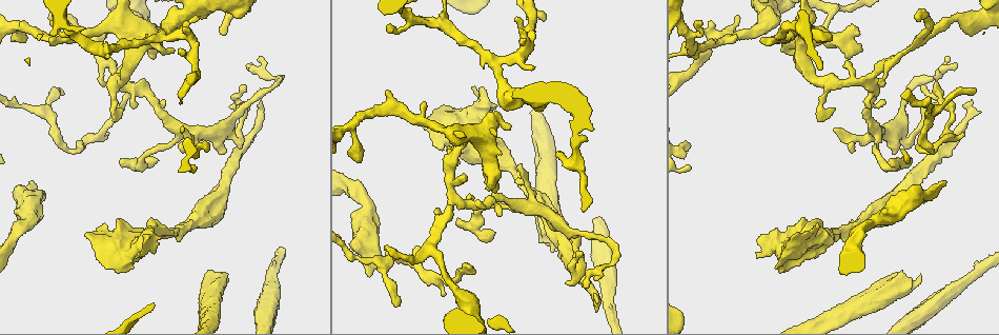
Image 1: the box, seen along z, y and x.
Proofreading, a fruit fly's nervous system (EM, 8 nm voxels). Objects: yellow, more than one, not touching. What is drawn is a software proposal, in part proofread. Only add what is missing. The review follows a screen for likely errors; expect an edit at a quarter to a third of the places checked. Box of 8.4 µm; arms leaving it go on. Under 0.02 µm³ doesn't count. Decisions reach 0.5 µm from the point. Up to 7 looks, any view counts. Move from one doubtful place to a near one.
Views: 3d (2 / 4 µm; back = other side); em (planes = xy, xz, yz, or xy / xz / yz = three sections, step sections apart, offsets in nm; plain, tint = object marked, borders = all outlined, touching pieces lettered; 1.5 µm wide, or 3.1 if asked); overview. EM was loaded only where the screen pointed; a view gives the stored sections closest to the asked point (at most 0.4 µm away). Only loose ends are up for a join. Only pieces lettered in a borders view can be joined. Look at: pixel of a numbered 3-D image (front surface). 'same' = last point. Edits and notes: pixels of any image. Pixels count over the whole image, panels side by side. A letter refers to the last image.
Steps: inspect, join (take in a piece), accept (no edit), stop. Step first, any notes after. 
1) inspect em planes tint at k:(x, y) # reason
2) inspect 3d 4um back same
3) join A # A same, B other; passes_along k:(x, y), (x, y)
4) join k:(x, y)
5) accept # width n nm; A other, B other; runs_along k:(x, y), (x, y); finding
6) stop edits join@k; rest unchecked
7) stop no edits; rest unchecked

inspect 3d 4um at 1:(60, 89) # free end

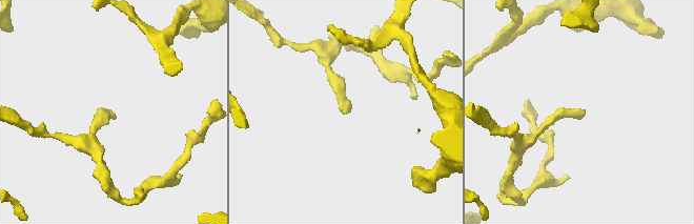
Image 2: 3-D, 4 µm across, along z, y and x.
inspect em xy step 8 borders at 2:(583, 109) # shape alone is not enough

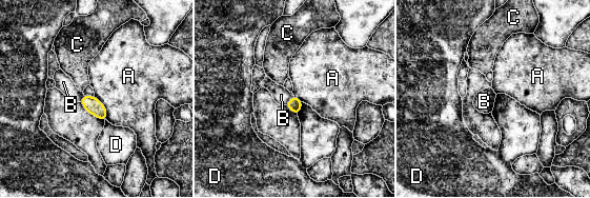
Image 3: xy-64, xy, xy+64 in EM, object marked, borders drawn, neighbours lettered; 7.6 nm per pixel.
accept # A other, B other, C other, D other; border 3:(94, 96), (104, 106), (106, 119); no lettered piece goes on from it

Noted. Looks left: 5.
inspect em planes tint at 1:(817, 225) # thick end

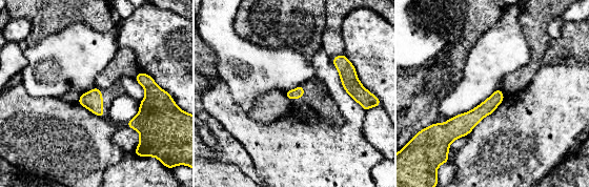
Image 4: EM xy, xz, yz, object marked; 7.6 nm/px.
inspect em planes borders same

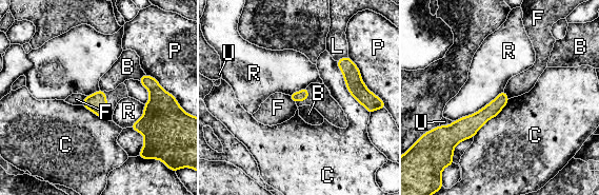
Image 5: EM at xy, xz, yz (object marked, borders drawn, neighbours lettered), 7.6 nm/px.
accept # B other, C other, F other, L other, P other, R other, U other; border 5:(503, 90), (476, 112), (454, 121); no lettered piece goes on from it

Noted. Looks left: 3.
inspect em planes borders at 1:(262, 102) # free end

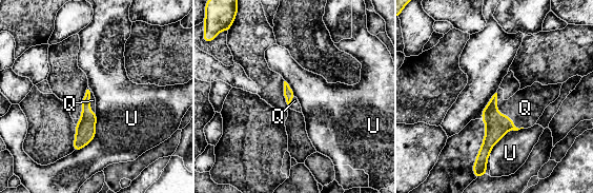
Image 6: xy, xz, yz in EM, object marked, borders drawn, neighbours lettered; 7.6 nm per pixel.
join 6:(525, 108) # Q same, U other; passes_along 6:(497, 124), (503, 114), (525, 108); it goes on there

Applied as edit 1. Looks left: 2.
stop edits join@6; rest unchecked

